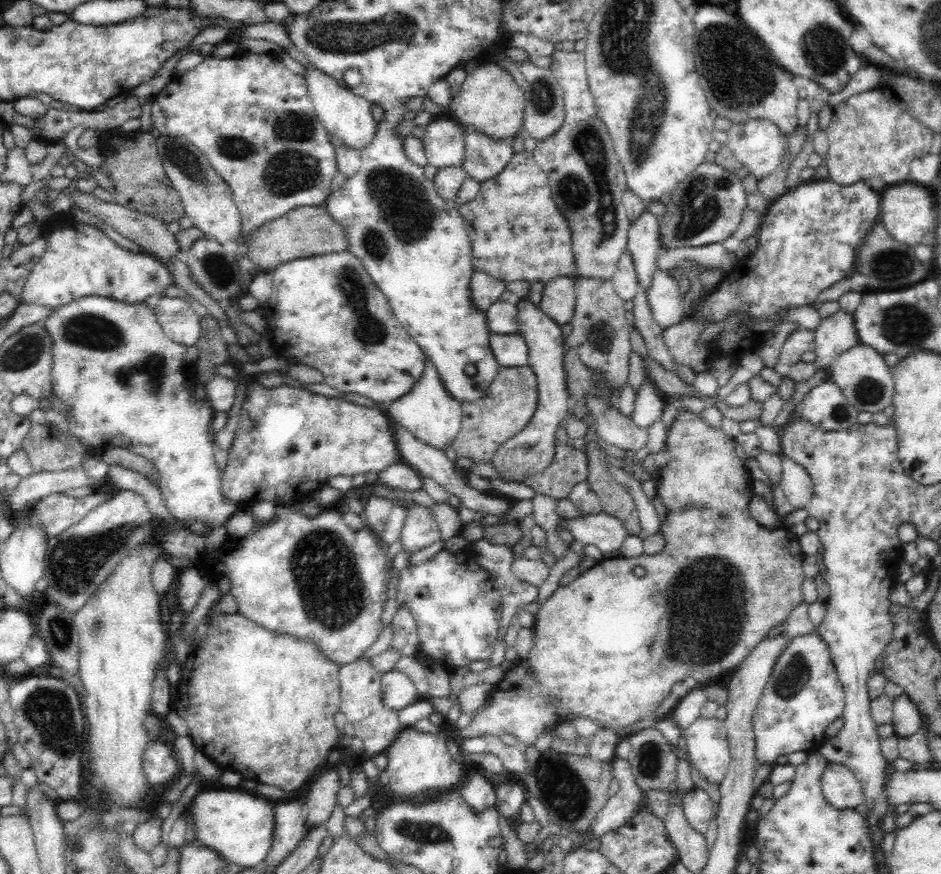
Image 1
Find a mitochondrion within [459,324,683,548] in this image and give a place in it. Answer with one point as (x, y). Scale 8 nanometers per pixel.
(594, 382)

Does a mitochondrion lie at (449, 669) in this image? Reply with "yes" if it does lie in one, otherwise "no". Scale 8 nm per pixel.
no

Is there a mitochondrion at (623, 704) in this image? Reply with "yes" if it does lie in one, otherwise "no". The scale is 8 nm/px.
no

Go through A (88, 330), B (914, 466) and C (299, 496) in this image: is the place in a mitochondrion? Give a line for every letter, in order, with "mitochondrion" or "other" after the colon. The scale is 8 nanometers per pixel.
A: mitochondrion
B: other
C: other

